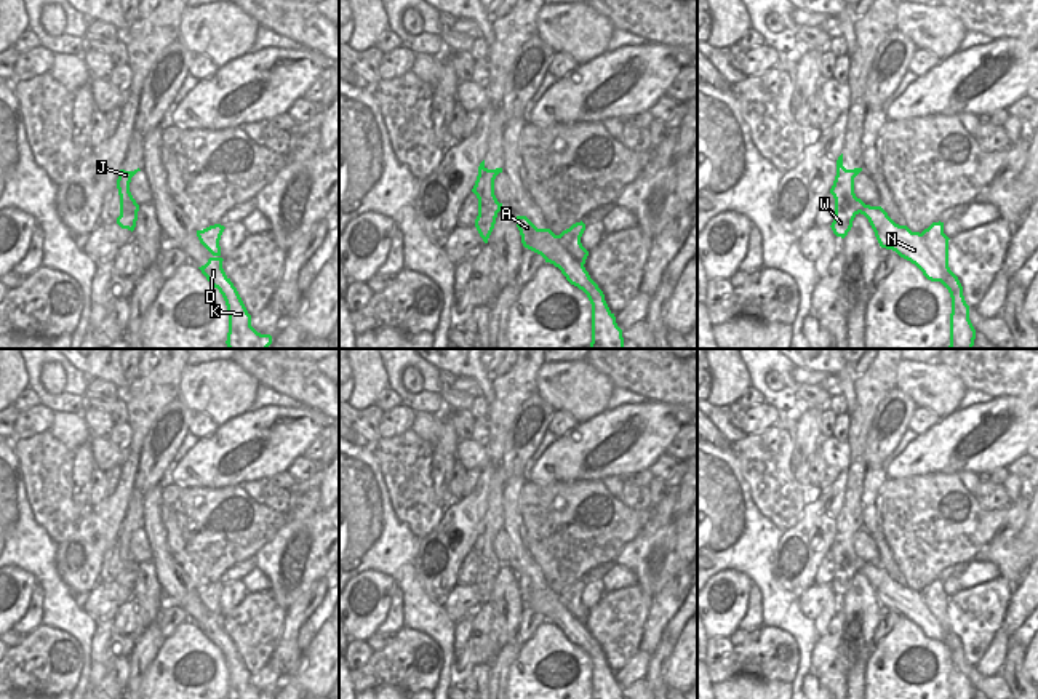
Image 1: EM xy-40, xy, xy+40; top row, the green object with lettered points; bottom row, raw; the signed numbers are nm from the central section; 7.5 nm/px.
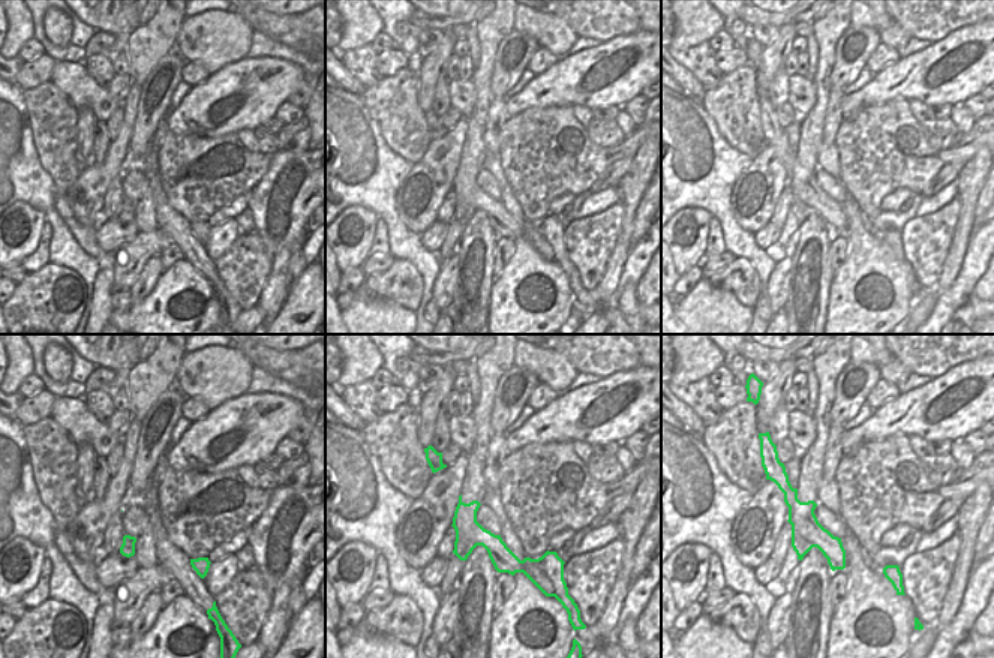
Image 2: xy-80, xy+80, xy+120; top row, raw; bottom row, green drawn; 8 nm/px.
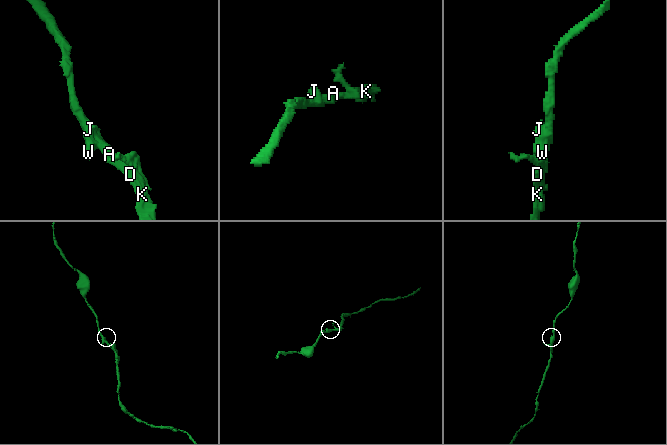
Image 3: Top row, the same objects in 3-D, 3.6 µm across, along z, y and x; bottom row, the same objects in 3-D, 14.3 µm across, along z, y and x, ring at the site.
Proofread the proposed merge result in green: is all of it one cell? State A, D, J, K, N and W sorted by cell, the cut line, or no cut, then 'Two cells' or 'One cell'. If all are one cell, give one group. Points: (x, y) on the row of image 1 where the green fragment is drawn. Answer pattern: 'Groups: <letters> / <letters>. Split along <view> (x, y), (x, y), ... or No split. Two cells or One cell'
Groups: A D J K N W. No split. One cell

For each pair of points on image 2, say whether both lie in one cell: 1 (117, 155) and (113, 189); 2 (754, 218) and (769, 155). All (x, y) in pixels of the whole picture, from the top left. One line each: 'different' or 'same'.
1: different
2: same

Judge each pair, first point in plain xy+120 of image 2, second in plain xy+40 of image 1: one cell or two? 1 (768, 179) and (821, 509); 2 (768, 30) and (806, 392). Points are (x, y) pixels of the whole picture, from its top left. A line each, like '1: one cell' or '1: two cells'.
1: one cell
2: one cell

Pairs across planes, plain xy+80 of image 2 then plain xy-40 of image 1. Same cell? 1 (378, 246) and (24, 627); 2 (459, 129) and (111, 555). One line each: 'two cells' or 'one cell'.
1: one cell
2: two cells

